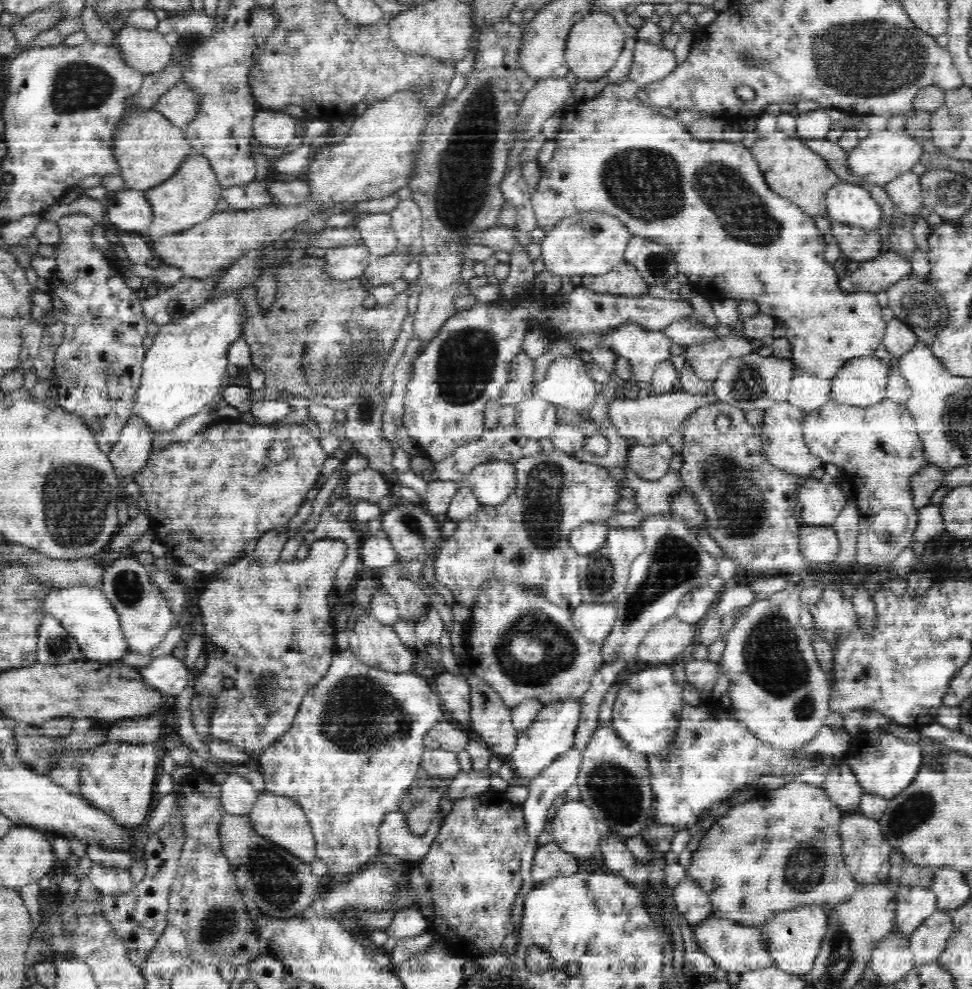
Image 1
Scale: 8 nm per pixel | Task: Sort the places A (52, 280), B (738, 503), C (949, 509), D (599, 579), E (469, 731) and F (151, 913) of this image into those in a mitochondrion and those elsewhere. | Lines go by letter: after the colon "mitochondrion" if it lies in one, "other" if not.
A: other
B: mitochondrion
C: other
D: mitochondrion
E: other
F: other

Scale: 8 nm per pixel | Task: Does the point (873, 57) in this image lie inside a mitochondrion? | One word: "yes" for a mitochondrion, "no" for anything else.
yes

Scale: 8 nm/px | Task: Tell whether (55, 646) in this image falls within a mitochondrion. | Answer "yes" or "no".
yes

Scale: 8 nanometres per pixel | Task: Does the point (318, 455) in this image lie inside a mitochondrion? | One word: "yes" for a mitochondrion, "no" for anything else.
no

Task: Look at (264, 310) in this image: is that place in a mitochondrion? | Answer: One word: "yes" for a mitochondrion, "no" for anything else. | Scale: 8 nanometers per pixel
no

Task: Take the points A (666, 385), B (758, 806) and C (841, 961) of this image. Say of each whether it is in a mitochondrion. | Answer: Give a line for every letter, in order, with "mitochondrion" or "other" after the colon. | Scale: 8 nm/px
A: other
B: other
C: mitochondrion

